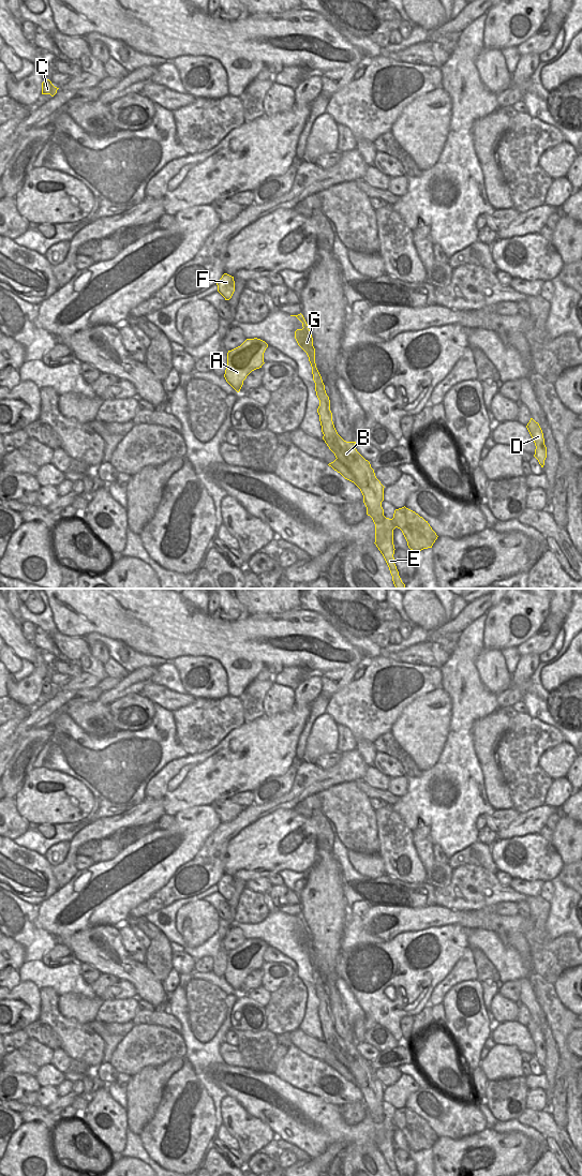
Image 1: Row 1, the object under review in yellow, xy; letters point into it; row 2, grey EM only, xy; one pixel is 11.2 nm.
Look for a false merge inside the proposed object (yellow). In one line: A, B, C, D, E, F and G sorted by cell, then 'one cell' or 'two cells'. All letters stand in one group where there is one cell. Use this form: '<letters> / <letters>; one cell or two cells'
A / B C D E F G; two cells

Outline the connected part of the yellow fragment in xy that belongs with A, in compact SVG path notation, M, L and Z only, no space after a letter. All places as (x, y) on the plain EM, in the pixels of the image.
M257 938L247 939L240 947L228 951L224 978L239 993L243 981L254 970L262 968L268 944Z

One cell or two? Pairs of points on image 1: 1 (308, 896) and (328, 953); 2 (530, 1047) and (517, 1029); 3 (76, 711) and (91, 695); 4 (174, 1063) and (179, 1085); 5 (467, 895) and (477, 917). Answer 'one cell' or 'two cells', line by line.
1: one cell
2: one cell
3: two cells
4: two cells
5: two cells

